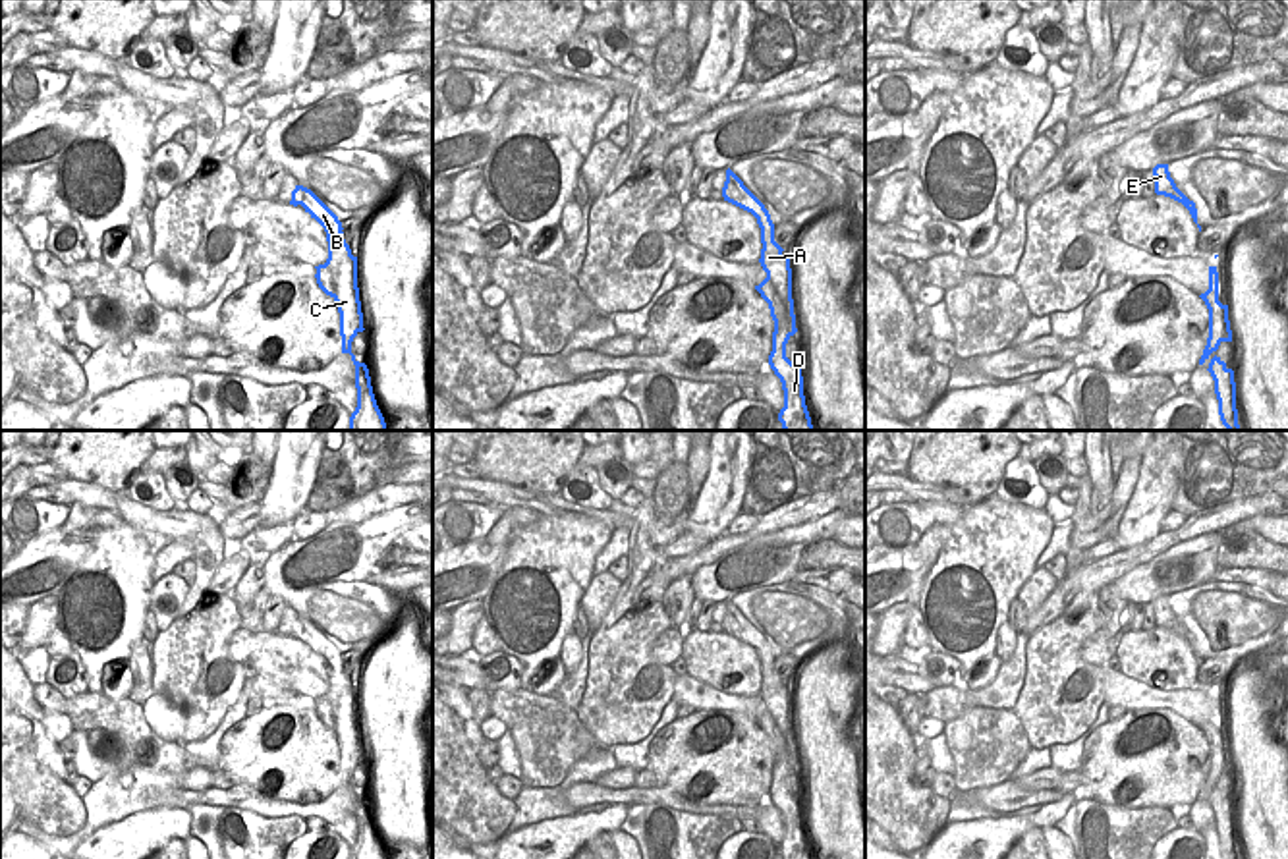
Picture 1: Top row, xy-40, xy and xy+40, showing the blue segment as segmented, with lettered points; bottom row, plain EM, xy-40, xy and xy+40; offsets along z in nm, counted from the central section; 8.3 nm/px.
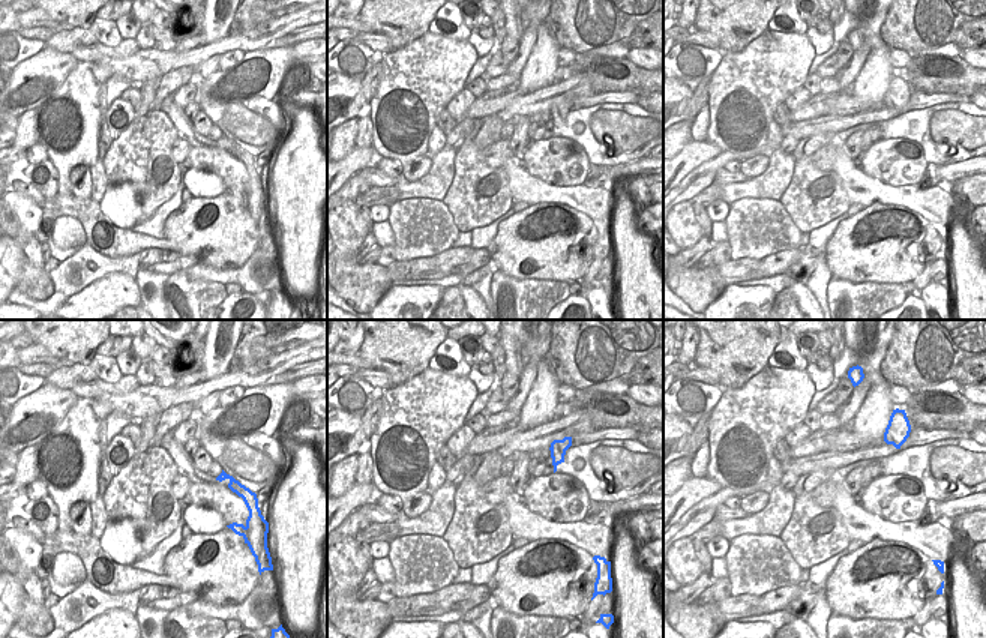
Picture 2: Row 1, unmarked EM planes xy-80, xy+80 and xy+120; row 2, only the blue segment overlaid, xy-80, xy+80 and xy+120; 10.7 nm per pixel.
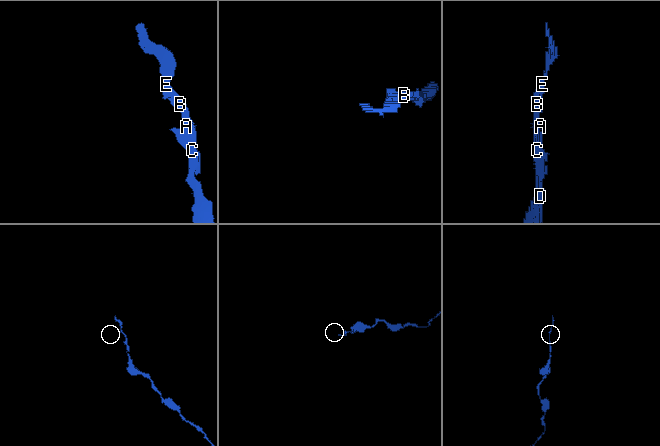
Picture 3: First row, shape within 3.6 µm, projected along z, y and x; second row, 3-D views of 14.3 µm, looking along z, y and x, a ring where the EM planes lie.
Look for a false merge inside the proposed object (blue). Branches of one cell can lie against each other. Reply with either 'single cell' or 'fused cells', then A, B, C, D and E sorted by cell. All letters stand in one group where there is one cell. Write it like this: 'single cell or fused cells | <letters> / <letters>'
single cell | A B C D E

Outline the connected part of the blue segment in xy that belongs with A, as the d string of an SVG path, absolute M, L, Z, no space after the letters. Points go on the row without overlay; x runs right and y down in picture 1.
M728 600L722 620L724 633L751 645L761 660L761 699L767 710L755 718L769 735L774 753L772 784L769 797L782 815L784 840L778 845L782 859L813 859L803 828L803 809L798 795L786 790L786 776L798 764L794 732L792 732L792 687L784 687L774 674L774 656L765 637L743 618L743 614Z

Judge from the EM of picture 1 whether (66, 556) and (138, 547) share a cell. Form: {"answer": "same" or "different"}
{"answer": "different"}

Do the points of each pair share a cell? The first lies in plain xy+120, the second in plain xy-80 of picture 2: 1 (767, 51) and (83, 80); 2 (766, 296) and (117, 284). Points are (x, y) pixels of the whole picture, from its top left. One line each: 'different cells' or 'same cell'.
1: same cell
2: same cell

